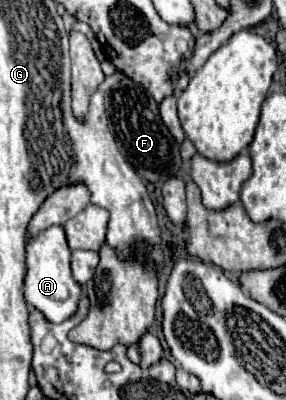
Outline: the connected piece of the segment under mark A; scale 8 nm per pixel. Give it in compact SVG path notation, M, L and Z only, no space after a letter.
M50 226L48 230L30 236L26 244L26 278L24 278L24 298L30 306L38 308L50 322L58 324L72 316L80 298L80 284L70 272L70 248L62 226Z

